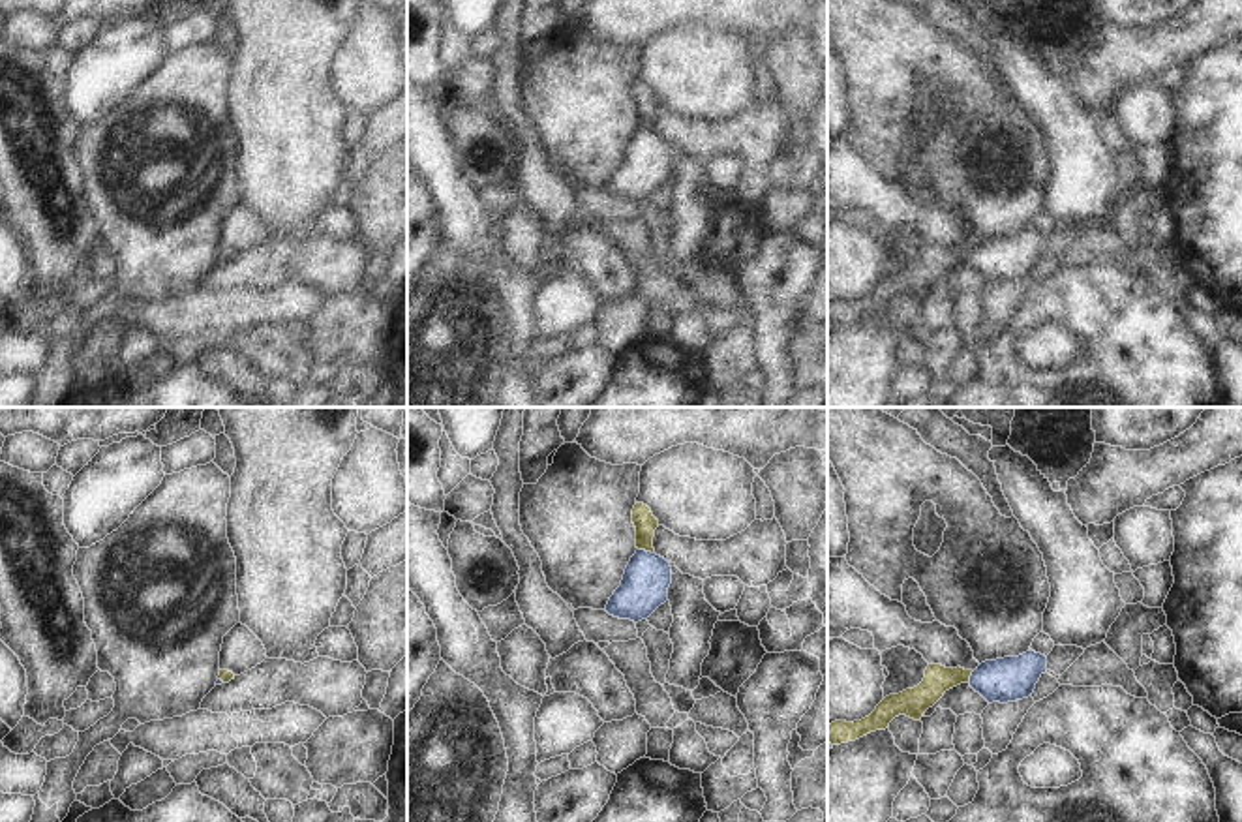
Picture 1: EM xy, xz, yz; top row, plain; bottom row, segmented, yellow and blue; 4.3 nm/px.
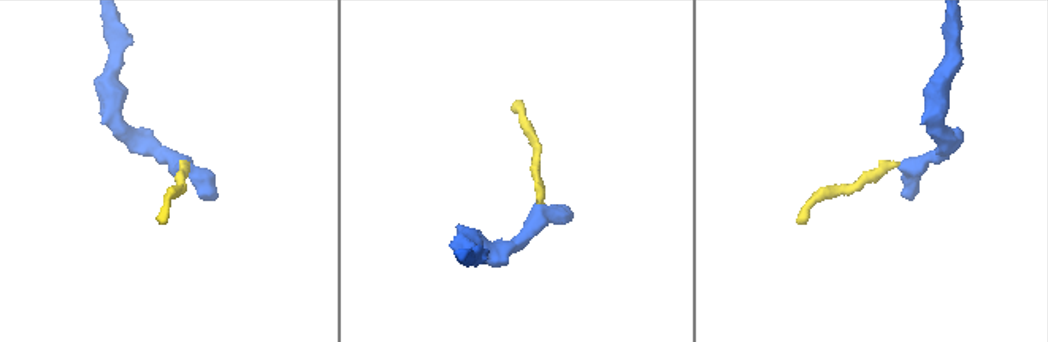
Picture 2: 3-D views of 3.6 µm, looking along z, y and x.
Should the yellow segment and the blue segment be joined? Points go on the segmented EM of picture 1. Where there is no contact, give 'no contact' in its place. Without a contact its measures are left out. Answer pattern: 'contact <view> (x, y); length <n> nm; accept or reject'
contact xz (646, 550); length 80 nm; accept

